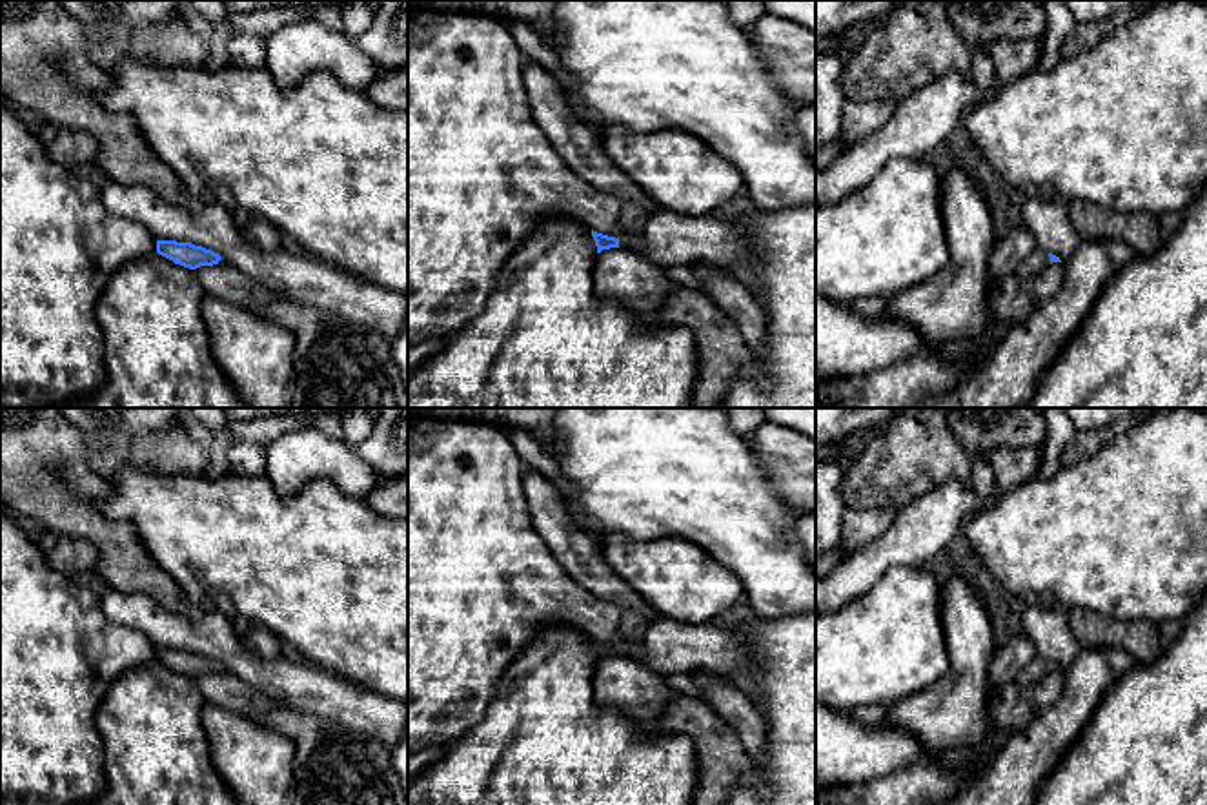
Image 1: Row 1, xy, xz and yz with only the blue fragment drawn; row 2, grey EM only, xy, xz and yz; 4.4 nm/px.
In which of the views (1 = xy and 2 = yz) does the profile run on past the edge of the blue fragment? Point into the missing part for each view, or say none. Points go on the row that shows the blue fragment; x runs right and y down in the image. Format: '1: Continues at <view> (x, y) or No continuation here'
1: No continuation here
2: Continues at yz (1038, 261)

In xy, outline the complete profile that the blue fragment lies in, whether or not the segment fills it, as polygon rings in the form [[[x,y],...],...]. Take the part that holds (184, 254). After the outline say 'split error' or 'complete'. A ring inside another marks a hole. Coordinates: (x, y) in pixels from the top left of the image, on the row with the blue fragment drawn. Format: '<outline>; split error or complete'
[[[157,240],[157,253],[189,270],[218,264],[218,253],[191,242]]]; complete

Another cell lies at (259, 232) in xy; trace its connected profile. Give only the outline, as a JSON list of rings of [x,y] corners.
[[[253,219],[248,226],[240,228],[244,239],[253,246],[273,251],[282,244],[282,233],[264,219]]]

